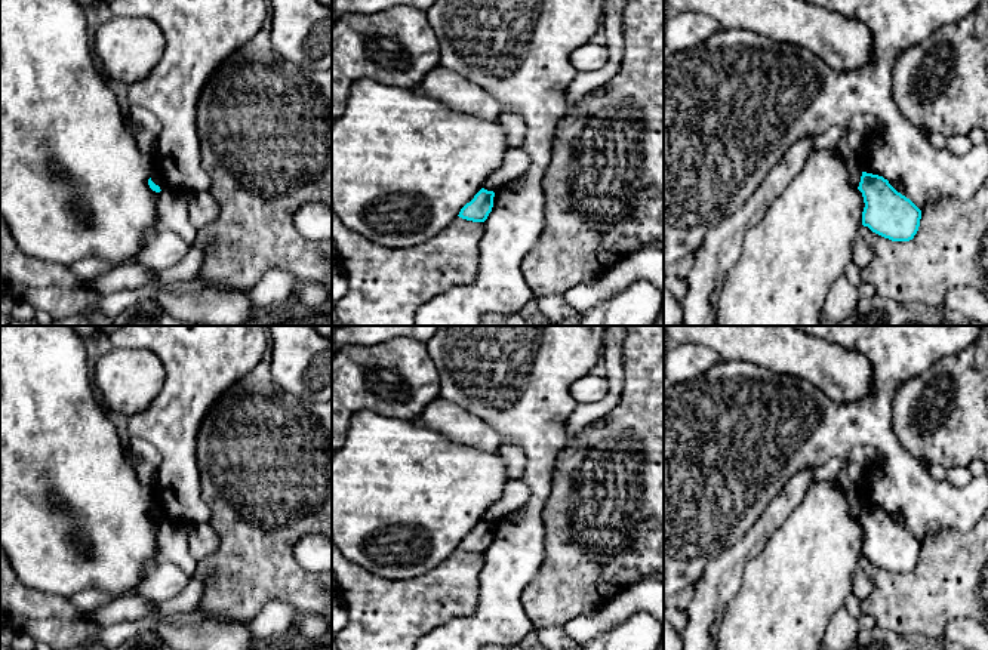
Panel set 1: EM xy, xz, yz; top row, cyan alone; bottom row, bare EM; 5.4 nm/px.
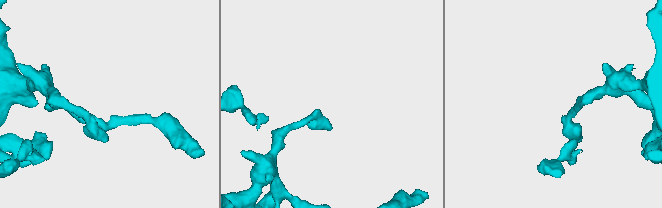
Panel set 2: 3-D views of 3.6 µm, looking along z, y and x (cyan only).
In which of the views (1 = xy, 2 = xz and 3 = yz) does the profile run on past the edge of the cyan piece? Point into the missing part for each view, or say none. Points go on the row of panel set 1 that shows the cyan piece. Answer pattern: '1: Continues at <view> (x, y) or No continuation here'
1: No continuation here
2: No continuation here
3: No continuation here

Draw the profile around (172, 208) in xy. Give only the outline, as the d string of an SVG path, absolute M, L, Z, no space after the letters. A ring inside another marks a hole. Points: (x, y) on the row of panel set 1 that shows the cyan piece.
M161 190L158 192L157 215L156 231L170 229L190 246L194 244L197 228L190 221L188 203L182 191Z

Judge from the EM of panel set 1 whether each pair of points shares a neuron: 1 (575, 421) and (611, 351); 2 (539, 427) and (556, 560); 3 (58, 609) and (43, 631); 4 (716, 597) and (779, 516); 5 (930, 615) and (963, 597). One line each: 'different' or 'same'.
1: same
2: different
3: same
4: same
5: same

